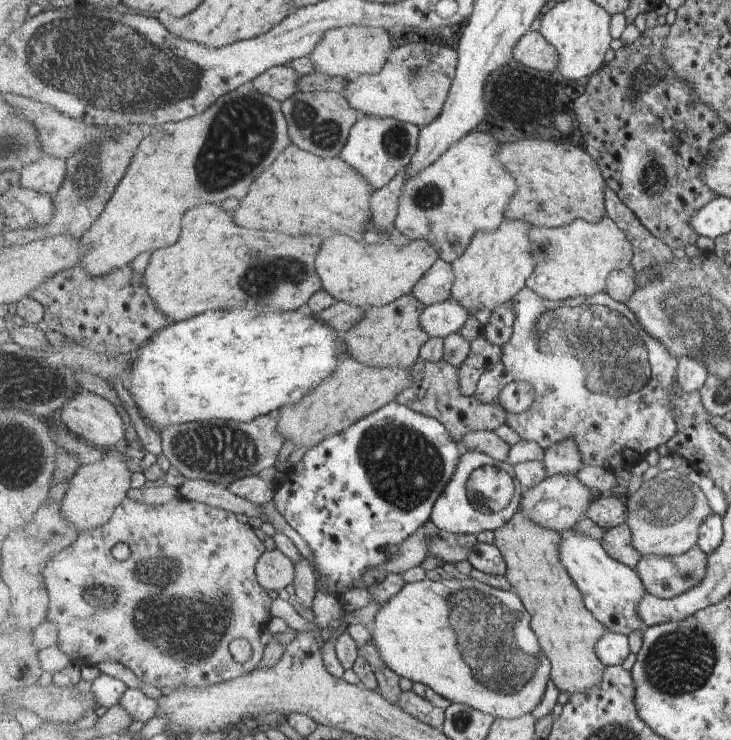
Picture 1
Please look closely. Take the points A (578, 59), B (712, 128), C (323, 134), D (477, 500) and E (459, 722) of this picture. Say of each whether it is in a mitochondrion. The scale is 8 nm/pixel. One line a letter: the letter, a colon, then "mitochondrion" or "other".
A: other
B: other
C: mitochondrion
D: other
E: mitochondrion

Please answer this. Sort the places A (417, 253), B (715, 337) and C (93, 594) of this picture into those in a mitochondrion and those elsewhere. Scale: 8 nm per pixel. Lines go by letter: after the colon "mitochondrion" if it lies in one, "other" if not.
A: other
B: mitochondrion
C: mitochondrion

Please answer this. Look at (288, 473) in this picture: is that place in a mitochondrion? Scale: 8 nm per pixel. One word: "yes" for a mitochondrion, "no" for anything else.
no

